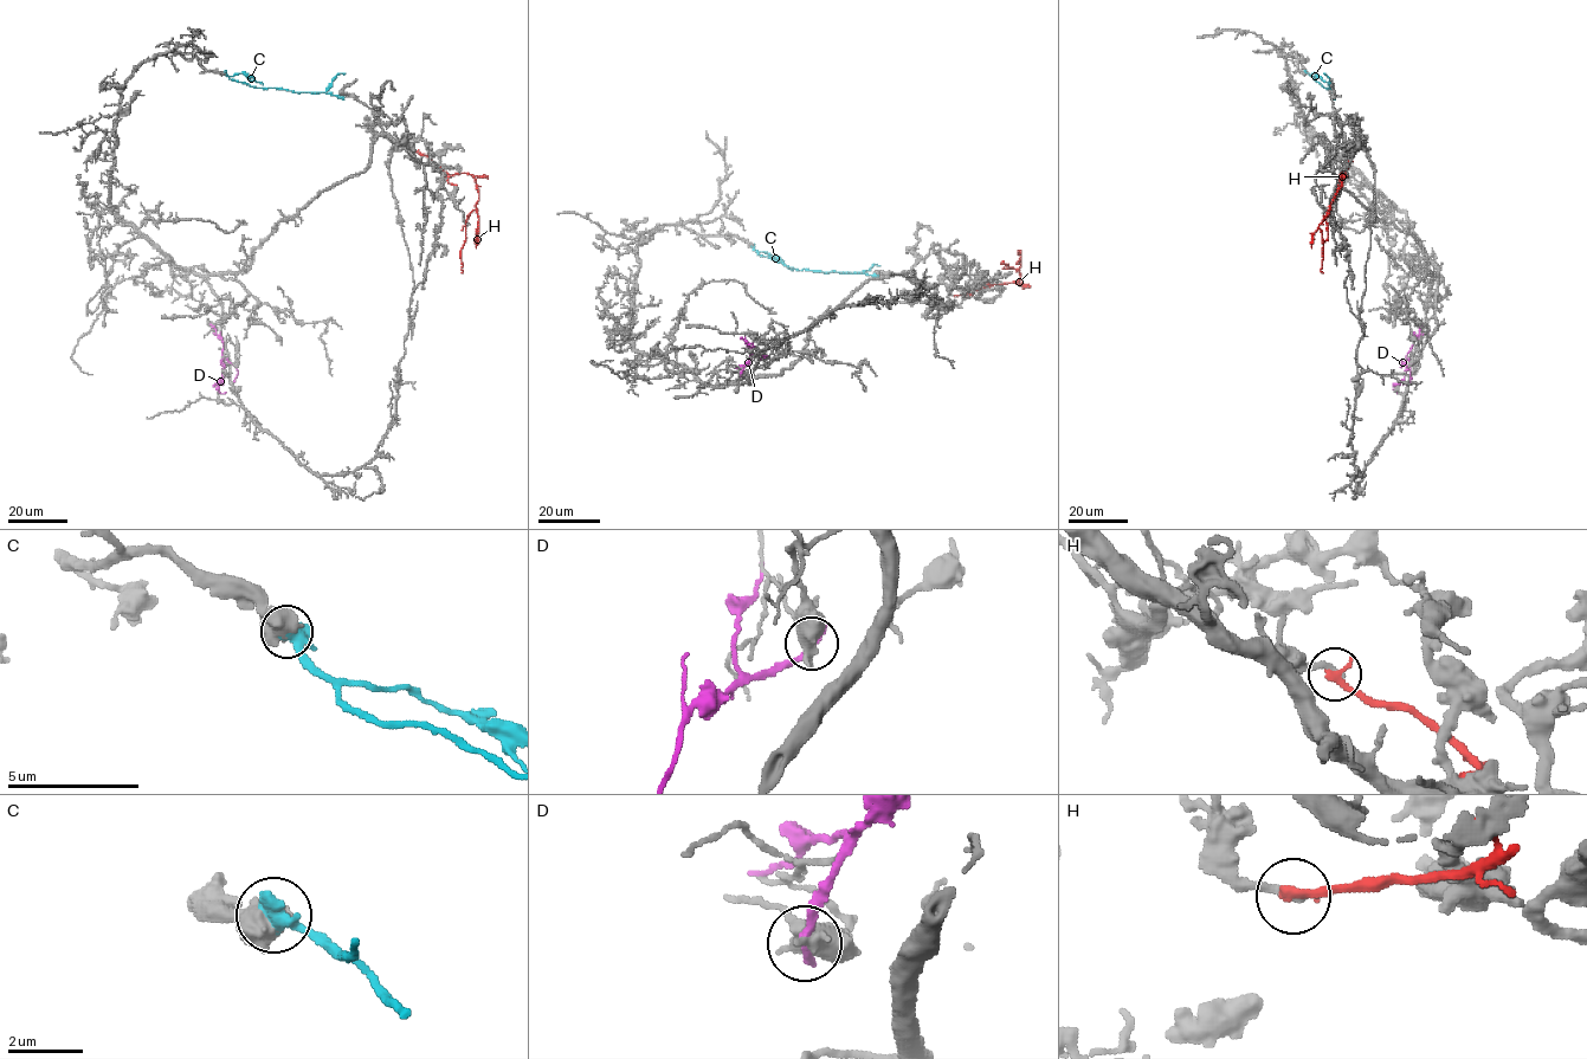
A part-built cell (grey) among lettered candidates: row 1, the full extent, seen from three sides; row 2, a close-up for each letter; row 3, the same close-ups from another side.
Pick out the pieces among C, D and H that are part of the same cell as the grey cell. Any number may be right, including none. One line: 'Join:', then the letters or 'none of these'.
Join: C

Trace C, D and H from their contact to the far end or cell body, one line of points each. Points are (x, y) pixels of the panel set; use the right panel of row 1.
C: (1305, 72), (1331, 92), (1324, 72)
D: (1429, 330), (1413, 340), (1406, 357), (1405, 378), (1397, 386), (1397, 392), (1401, 392)
H: (1353, 152), (1346, 173), (1341, 173), (1342, 186), (1327, 213), (1328, 237), (1323, 243), (1321, 271), (1323, 273)

